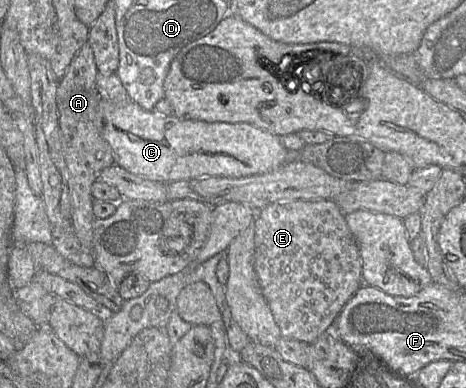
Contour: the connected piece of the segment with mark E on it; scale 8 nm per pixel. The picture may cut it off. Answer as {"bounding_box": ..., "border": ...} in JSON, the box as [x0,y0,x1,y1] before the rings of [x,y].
{"bounding_box":[254,200,360,343],"border":[[[292,200],[257,211],[254,270],[281,336],[314,343],[360,288],[359,246],[333,200]]]}

